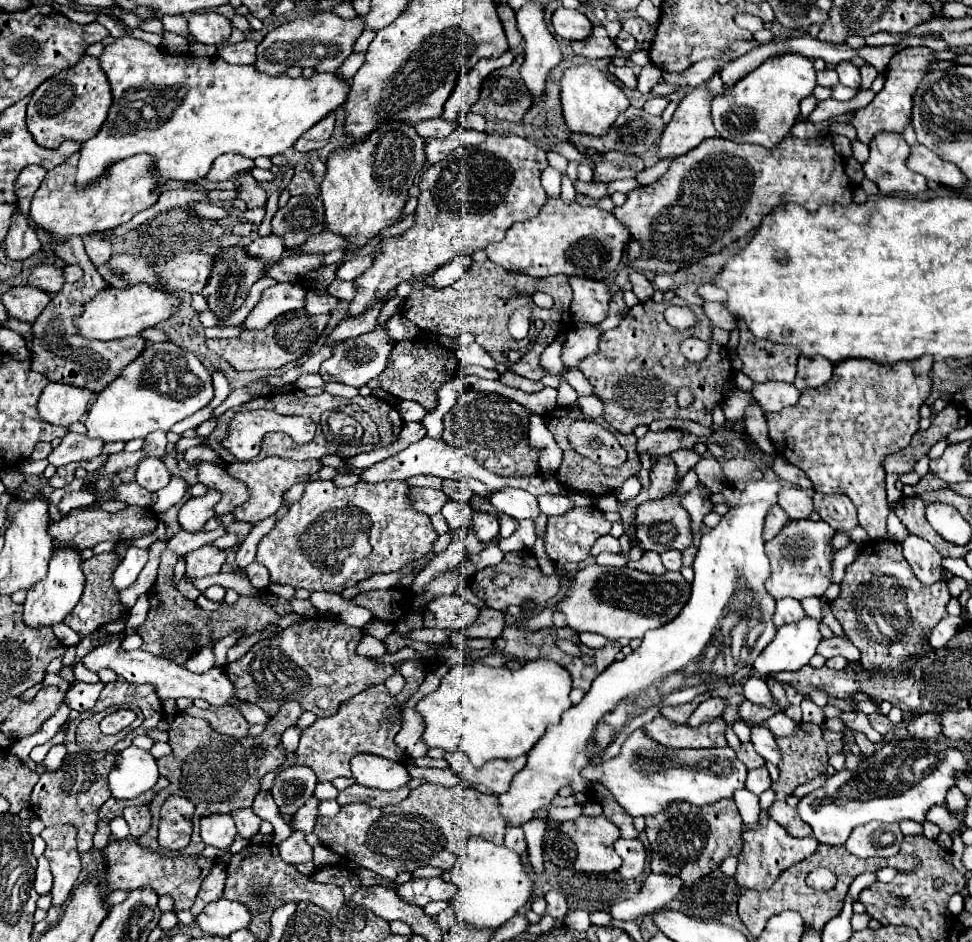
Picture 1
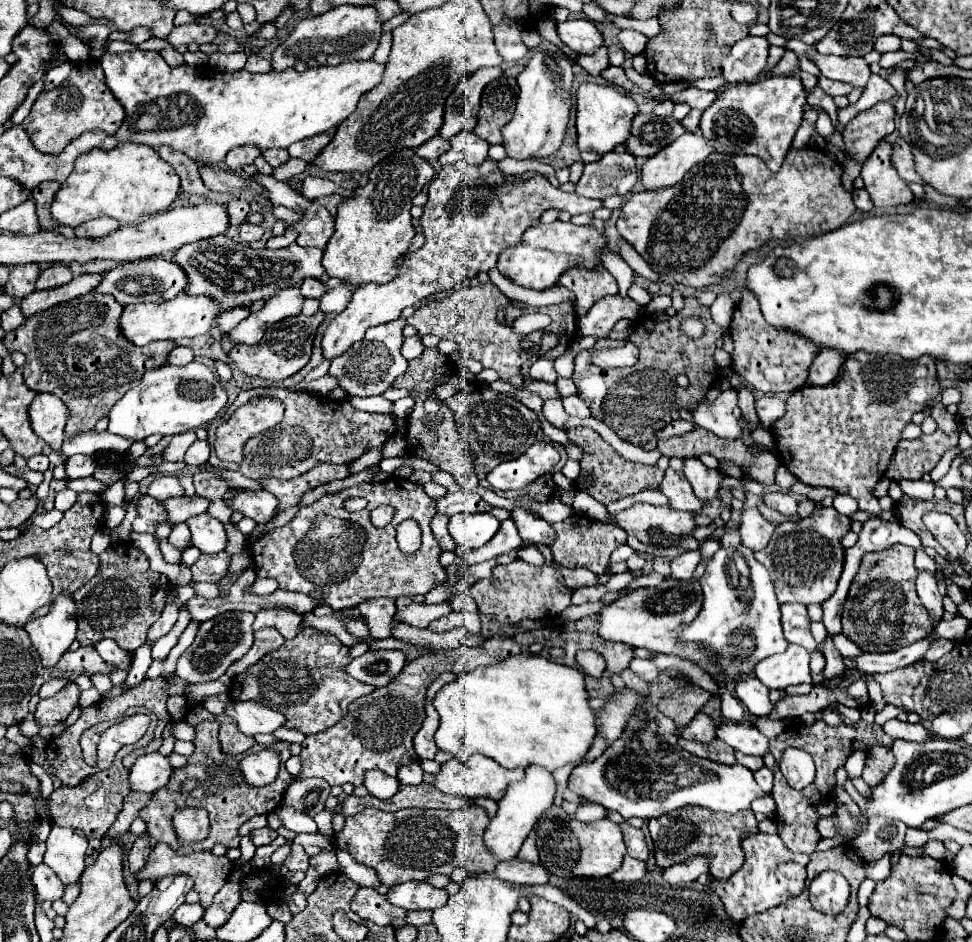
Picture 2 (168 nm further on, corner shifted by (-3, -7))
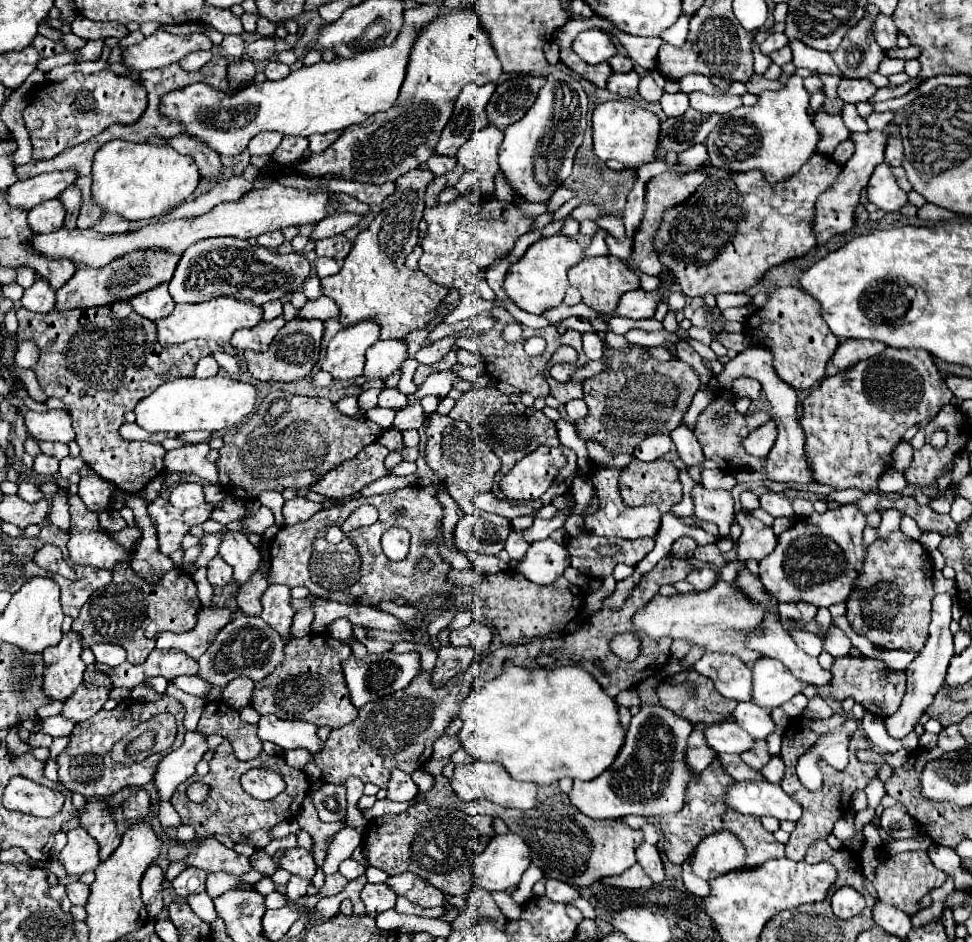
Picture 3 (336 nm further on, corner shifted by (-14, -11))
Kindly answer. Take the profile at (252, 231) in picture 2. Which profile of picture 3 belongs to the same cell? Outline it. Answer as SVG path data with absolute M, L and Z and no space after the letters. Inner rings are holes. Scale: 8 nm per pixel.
M276 230L276 232L266 232L266 234L262 234L262 236L258 238L258 244L264 246L264 248L270 248L270 250L278 248L282 242L284 242L284 236L282 236L280 230Z

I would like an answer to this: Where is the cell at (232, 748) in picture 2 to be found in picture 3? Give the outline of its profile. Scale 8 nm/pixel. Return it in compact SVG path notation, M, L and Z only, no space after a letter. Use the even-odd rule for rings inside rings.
M214 700L204 706L198 730L228 738L238 760L252 760L262 752L262 742L256 736L256 726L242 722L238 710L230 708L224 700Z

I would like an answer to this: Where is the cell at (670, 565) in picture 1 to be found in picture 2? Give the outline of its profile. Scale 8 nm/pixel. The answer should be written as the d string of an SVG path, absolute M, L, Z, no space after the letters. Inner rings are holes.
M699 550L695 552L685 552L677 558L671 560L671 576L673 578L681 578L681 580L691 580L695 566L701 562Z

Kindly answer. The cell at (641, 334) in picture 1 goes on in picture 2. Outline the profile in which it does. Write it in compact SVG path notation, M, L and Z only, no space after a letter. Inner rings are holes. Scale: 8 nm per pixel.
M685 298L685 308L681 312L677 312L675 316L669 316L667 320L657 320L655 316L643 316L641 320L635 322L633 332L627 340L621 342L633 342L639 348L639 360L635 366L631 368L609 368L603 370L599 366L595 366L591 362L591 356L595 350L599 348L617 348L621 342L619 340L597 340L597 344L591 350L583 350L581 354L577 354L575 358L575 372L573 372L573 382L577 386L577 394L587 402L587 406L591 408L593 416L603 420L611 430L615 430L623 440L635 444L635 446L643 446L647 440L655 438L655 432L665 428L671 422L671 414L679 412L679 410L693 410L693 402L701 402L705 398L705 392L715 384L717 380L717 364L713 360L713 352L715 352L715 340L721 336L723 328L717 326L709 314L709 308L703 308L697 304L695 298ZM687 316L695 316L699 318L705 326L707 332L701 340L689 340L685 334L681 334L679 330L679 322ZM679 374L687 374L689 376L689 388L681 388L677 386L675 378Z

